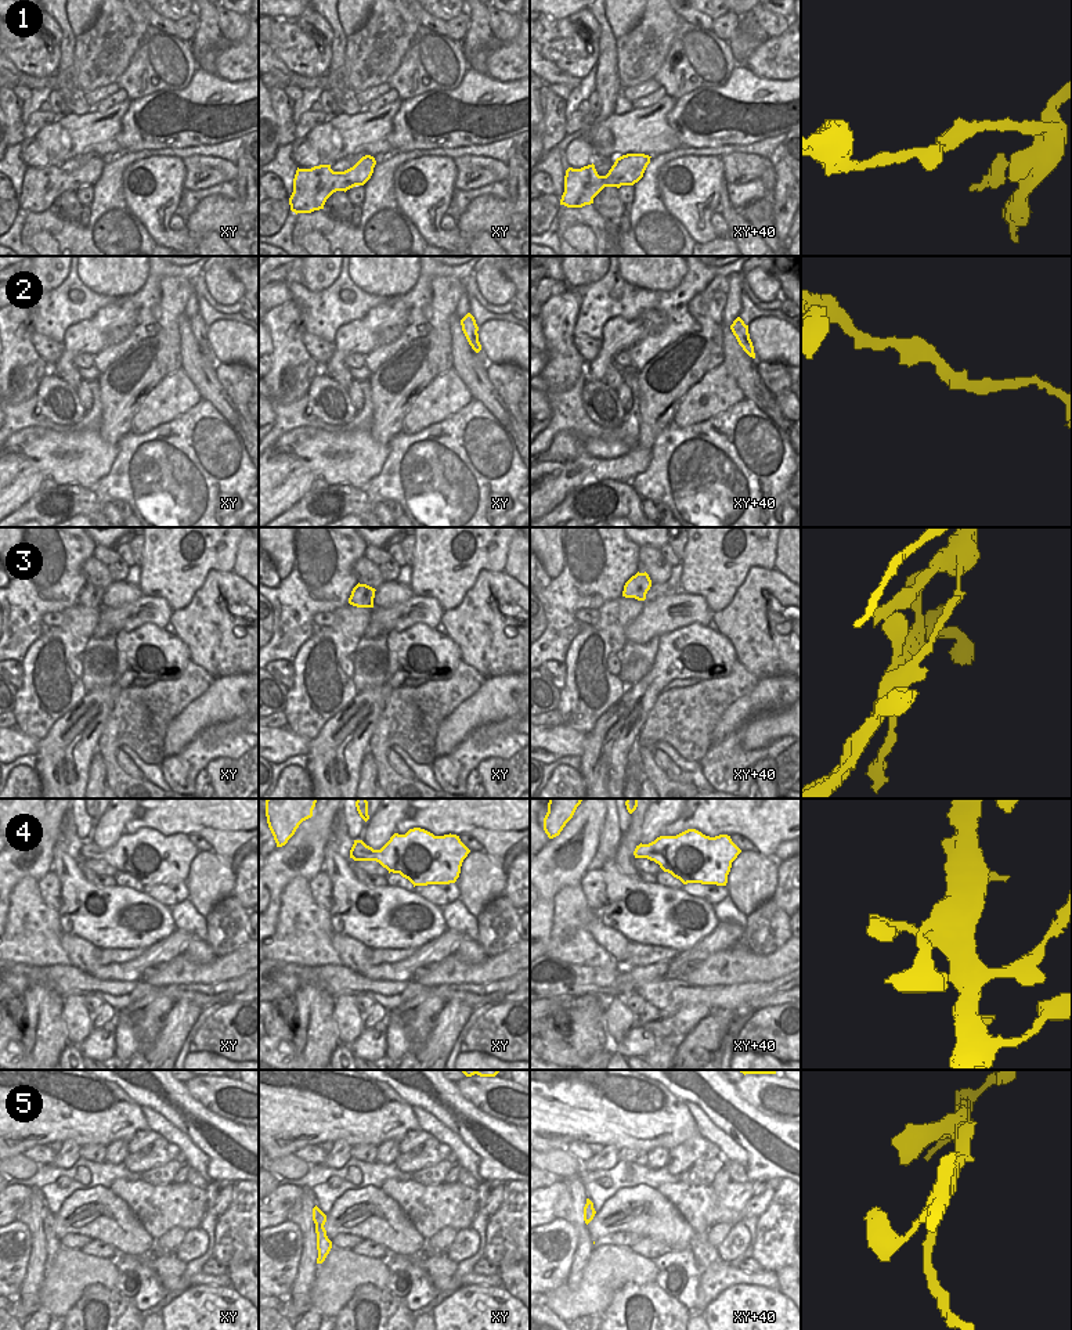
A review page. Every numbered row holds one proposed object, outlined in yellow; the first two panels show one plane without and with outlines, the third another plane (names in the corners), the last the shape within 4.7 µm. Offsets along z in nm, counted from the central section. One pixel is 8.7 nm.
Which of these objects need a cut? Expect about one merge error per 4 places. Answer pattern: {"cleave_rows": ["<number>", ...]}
{"cleave_rows": ["3", "5"]}

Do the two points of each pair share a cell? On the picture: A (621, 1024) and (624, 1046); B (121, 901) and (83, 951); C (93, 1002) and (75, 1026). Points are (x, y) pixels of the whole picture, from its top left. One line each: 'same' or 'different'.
A: different
B: different
C: different

